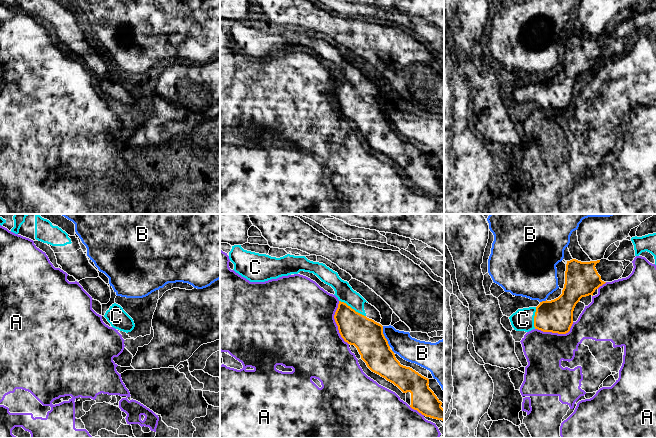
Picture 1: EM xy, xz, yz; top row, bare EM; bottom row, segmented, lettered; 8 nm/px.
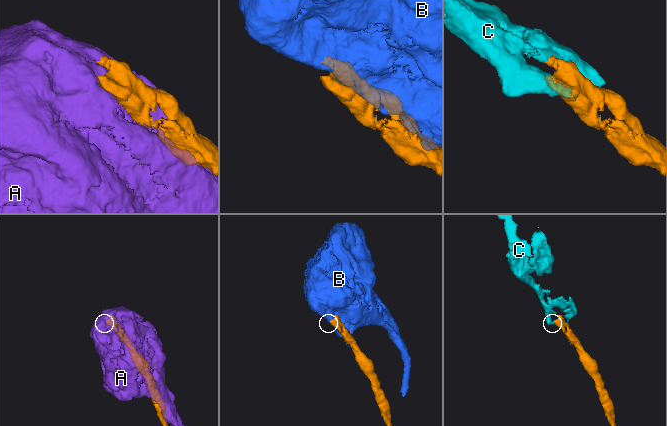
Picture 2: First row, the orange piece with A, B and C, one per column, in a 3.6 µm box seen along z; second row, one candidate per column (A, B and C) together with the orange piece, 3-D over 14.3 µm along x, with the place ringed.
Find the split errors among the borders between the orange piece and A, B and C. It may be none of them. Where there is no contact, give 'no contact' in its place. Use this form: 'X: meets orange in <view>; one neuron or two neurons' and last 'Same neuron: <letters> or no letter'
A: meets orange in xz; two neurons
B: meets orange in xz; two neurons
C: meets orange in xz; one neuron
Same neuron: C

